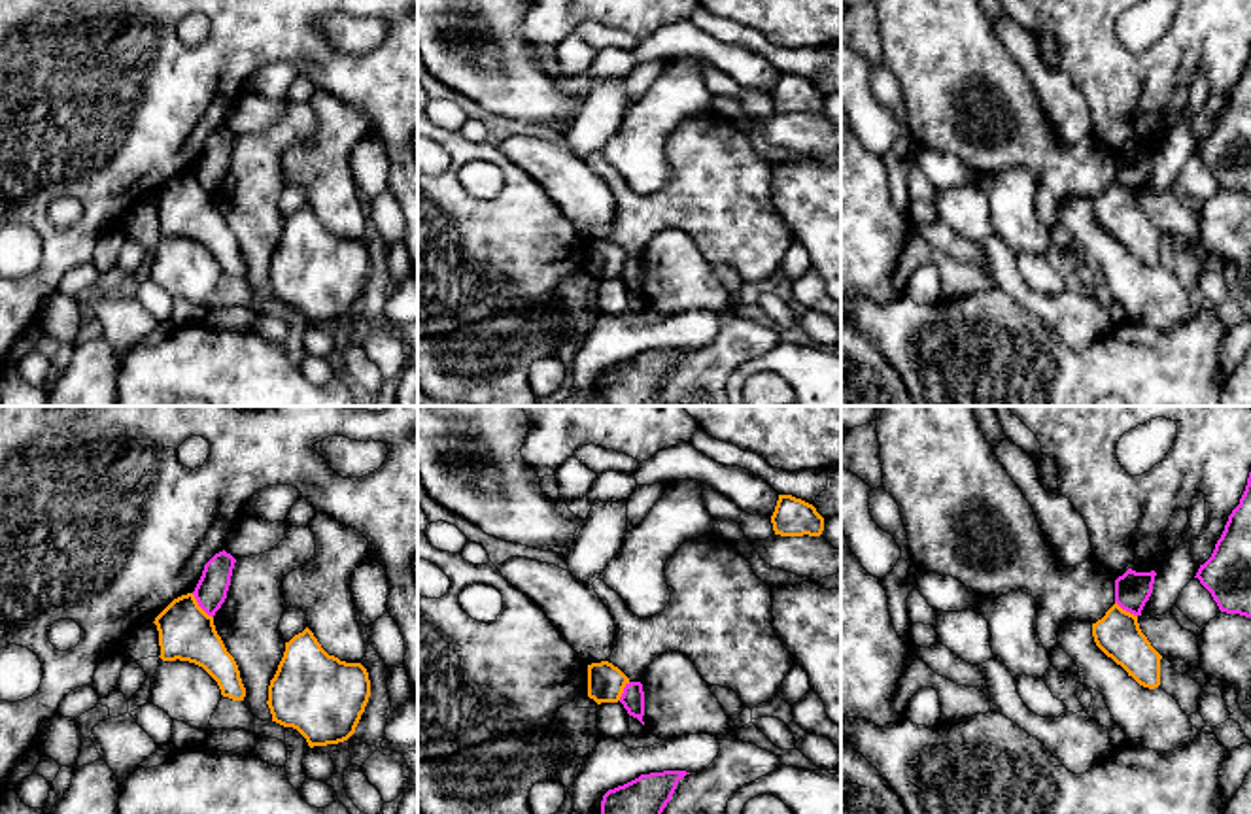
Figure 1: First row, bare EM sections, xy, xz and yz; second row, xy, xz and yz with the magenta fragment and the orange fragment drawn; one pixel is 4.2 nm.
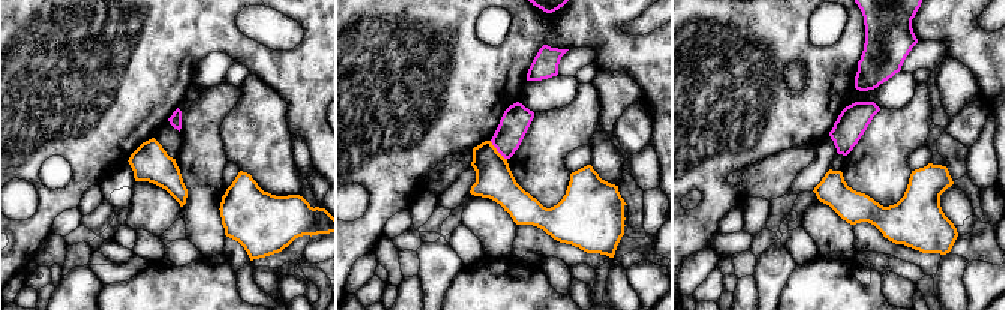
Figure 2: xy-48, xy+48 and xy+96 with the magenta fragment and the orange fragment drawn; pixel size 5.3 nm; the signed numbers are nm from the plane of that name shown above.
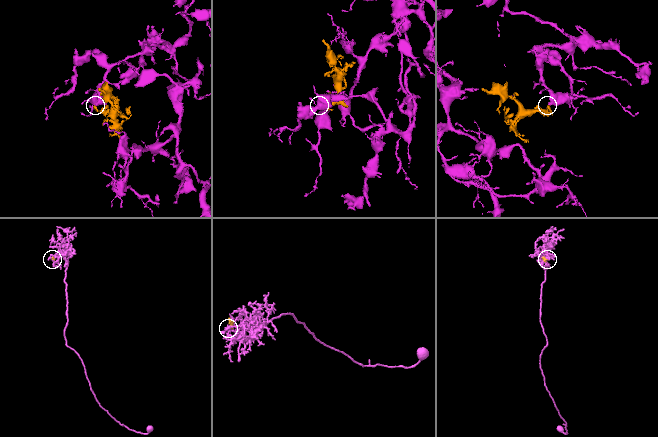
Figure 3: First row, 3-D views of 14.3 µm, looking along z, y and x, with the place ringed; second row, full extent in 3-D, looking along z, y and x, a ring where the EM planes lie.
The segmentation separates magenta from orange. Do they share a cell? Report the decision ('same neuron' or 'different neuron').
different neuron

